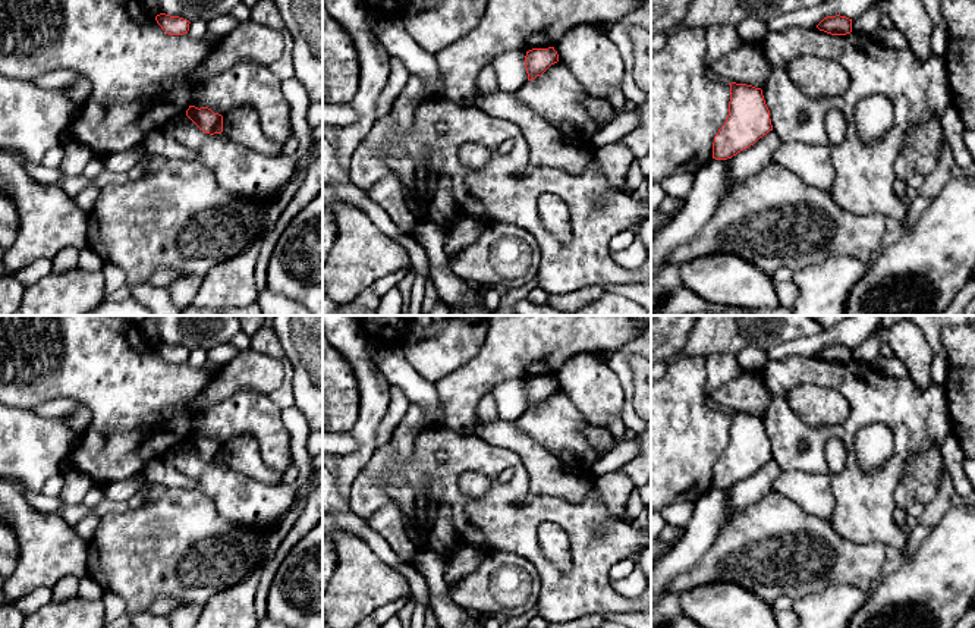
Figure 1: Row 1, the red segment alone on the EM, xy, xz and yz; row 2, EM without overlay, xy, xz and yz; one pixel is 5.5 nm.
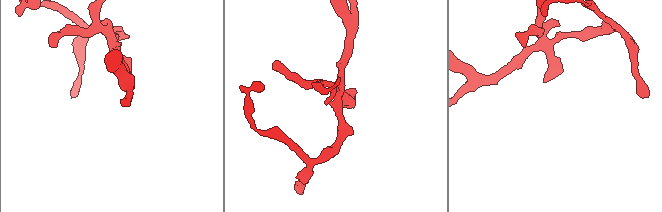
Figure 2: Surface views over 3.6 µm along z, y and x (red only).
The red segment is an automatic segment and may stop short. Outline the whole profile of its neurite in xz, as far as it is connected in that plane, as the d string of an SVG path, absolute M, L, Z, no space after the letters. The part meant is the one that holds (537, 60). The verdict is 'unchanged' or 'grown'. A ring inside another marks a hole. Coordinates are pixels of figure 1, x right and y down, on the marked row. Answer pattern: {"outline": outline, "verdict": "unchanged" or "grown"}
{"outline": "M554 47L548 48L532 48L526 51L525 67L528 81L541 76L551 65L559 62L559 54Z", "verdict": "unchanged"}

